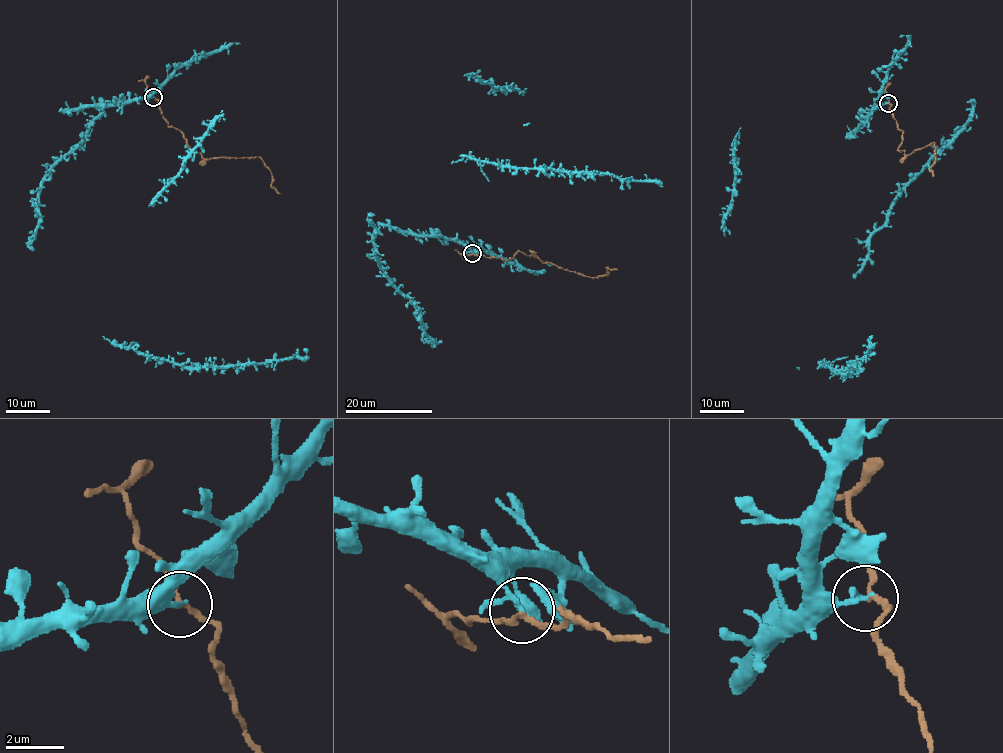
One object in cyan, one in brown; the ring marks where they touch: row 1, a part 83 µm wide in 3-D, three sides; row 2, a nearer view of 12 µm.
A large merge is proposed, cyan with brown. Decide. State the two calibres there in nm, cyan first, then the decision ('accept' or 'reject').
110/180 nm | reject

